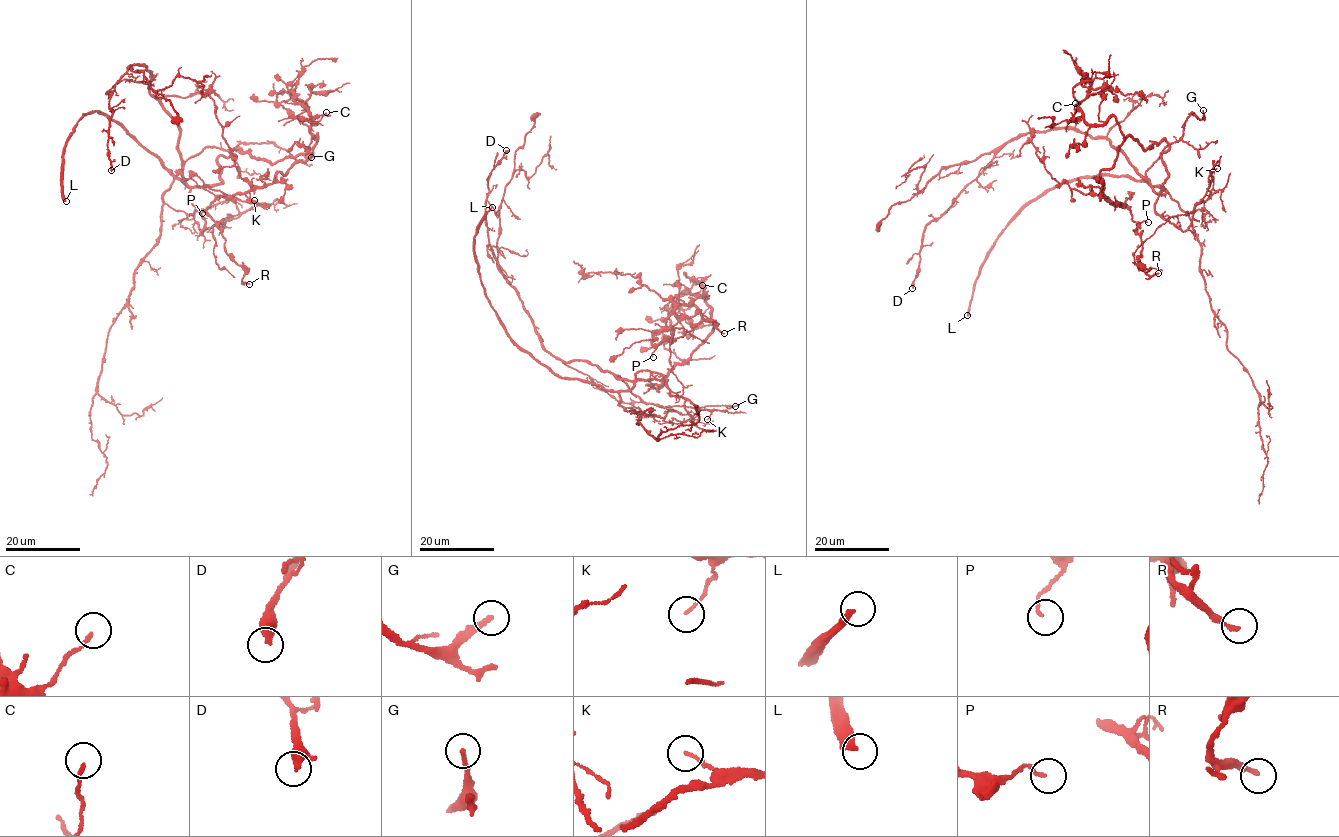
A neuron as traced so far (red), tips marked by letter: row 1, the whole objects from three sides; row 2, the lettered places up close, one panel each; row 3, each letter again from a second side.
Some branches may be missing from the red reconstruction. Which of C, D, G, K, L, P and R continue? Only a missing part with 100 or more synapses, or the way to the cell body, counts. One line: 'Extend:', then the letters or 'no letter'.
Extend: L

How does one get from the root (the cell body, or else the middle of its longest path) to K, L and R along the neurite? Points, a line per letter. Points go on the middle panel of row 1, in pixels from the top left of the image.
K: (640, 379), (636, 374), (642, 370), (664, 376), (671, 394), (710, 410), (707, 419)
L: (640, 379), (630, 389), (608, 390), (559, 377), (508, 335), (487, 297), (474, 249), (477, 229), (492, 207)
R: (640, 379), (657, 391), (713, 329), (679, 304), (651, 343), (704, 321), (724, 333)

